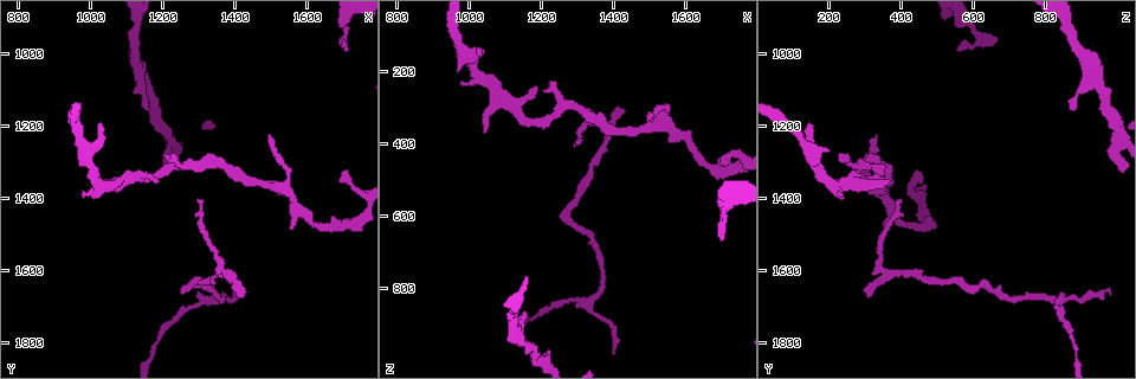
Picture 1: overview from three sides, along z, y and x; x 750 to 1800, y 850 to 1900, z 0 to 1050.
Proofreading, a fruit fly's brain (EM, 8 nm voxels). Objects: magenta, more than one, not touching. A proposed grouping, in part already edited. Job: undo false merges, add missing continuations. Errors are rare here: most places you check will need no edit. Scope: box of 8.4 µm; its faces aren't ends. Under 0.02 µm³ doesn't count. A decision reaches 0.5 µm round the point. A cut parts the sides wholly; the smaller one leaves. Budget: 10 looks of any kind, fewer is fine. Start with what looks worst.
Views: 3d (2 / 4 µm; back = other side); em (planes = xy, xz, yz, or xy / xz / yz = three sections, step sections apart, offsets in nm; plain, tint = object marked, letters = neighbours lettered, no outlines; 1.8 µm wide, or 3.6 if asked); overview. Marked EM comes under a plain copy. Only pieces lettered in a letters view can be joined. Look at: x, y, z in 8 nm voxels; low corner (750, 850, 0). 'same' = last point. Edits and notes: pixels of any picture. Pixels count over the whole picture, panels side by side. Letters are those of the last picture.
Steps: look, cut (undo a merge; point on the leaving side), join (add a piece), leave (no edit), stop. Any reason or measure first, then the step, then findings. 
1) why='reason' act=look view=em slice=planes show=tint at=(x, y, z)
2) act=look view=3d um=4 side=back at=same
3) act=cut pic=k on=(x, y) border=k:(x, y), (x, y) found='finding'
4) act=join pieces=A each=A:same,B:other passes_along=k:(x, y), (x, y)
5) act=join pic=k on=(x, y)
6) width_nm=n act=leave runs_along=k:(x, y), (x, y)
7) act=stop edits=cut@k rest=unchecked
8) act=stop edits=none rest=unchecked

why='thin end' act=look view=3d um=4 at=(1715, 995, 550)

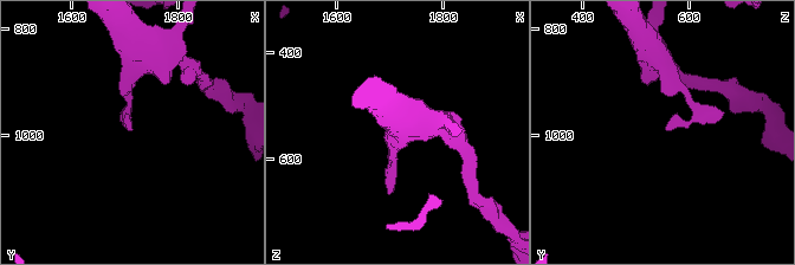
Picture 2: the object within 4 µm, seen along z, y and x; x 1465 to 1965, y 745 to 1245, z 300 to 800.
act=look view=em slice=planes show=letters at=(1715, 985, 550)

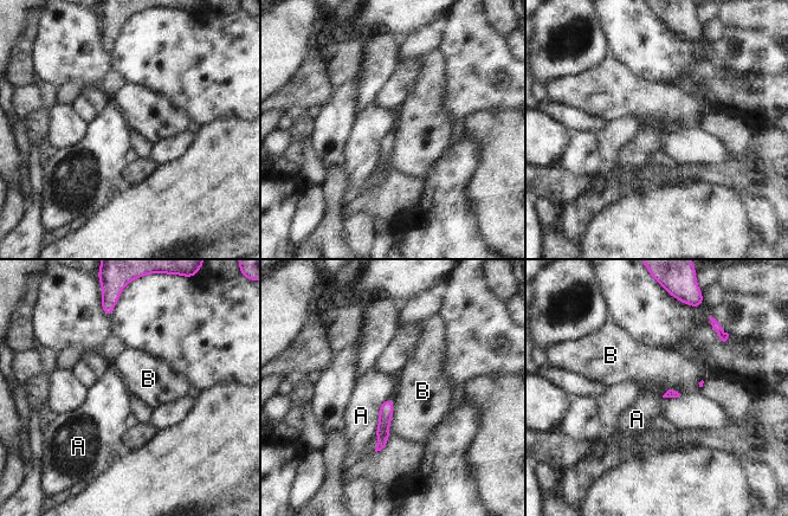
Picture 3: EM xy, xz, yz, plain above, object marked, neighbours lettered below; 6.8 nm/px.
longest_contact=A:280nm act=leave each=A:other,B:other runs_along=3:(389, 401), (379, 446) found='no lettered piece goes on from it'

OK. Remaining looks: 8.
why='free end' act=look view=3d um=2 at=(1715, 1325, 440)

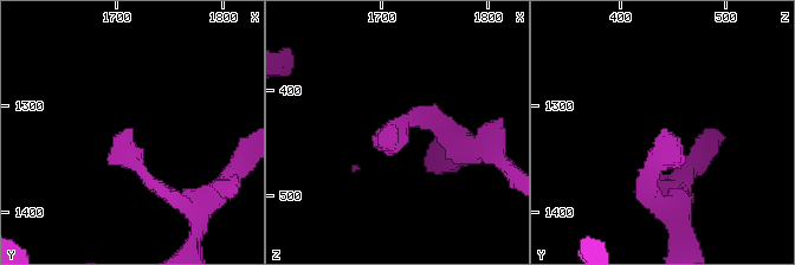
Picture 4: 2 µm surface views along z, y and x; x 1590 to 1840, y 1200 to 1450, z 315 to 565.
act=look view=em slice=planes show=letters at=(1712, 1320, 442)

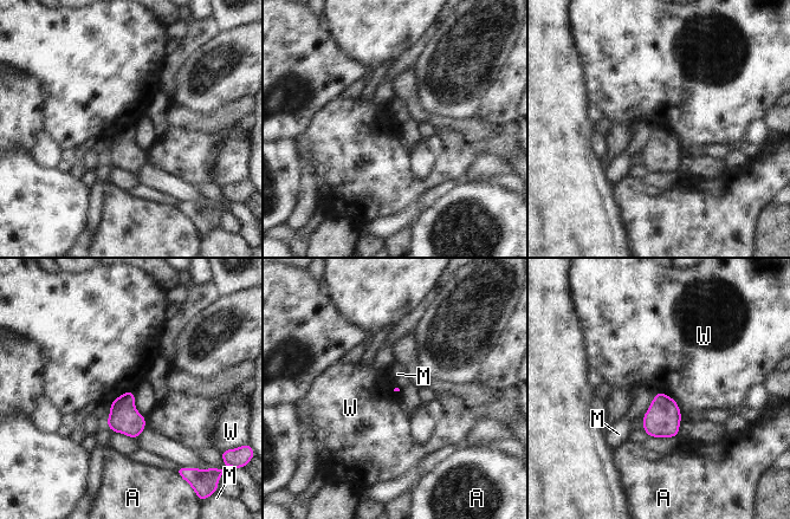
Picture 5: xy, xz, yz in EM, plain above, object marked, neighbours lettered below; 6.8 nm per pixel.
act=leave each=A:other,M:other,W:other border=5:(134, 389), (124, 391), (109, 402) found='none of them fits'

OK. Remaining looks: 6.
why='an open end' act=look view=3d um=4 at=(1165, 1160, 865)

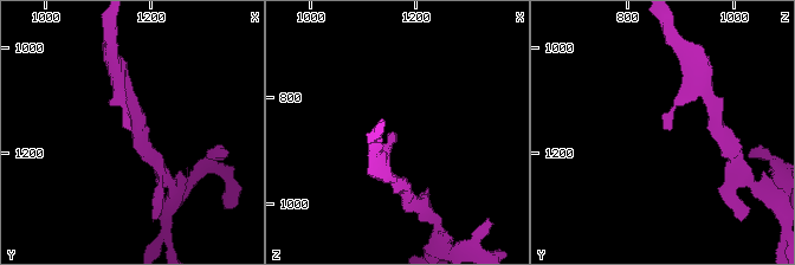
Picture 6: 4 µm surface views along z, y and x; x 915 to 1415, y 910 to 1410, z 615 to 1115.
why='need the tissue' act=look view=em slice=planes show=letters at=(1155, 1150, 870)

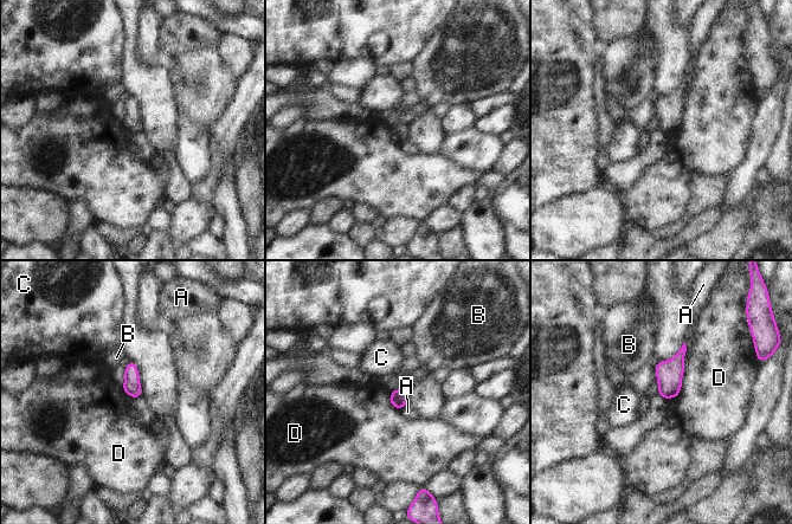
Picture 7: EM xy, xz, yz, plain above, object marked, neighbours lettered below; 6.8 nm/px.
act=leave each=A:other,B:other,C:other,D:other border=7:(684, 363), (682, 389), (675, 398) found='no lettered piece goes on from it'

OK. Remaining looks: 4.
why='branch stops here' act=look view=3d um=4 at=(1040, 1355, 370)

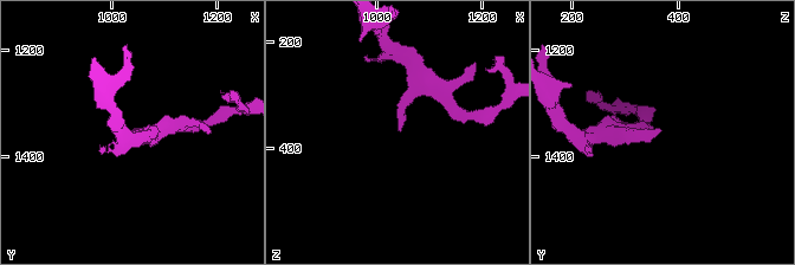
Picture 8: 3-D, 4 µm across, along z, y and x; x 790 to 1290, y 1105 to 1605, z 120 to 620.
why='need the tissue' act=look view=em slice=planes show=tint at=(1040, 1355, 370)

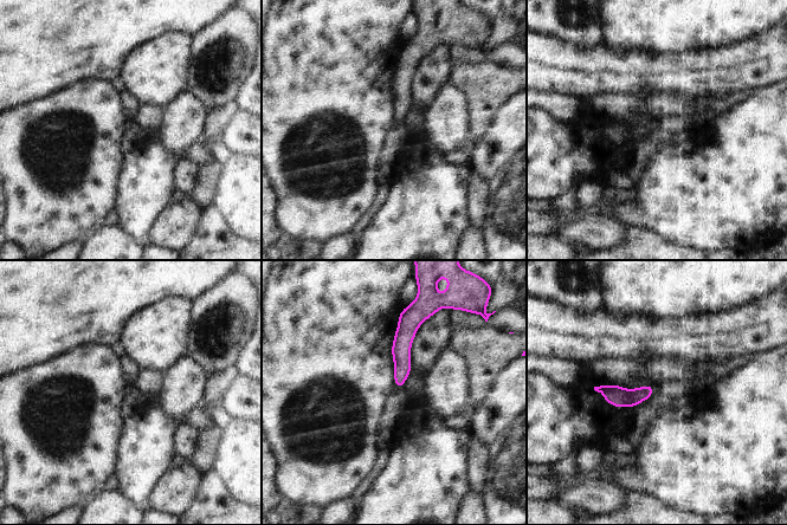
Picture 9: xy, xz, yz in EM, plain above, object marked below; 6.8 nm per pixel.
act=look view=em slice=planes show=letters at=same

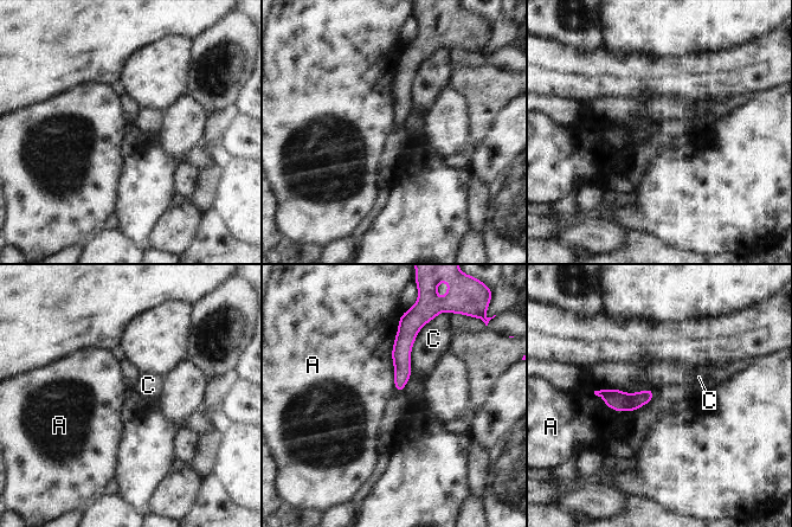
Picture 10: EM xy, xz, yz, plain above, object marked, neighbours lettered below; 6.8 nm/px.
longest_contact=C:400nm act=leave each=A:other,C:other found='none of them fits'

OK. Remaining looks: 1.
act=stop edits=none rest=unchecked

